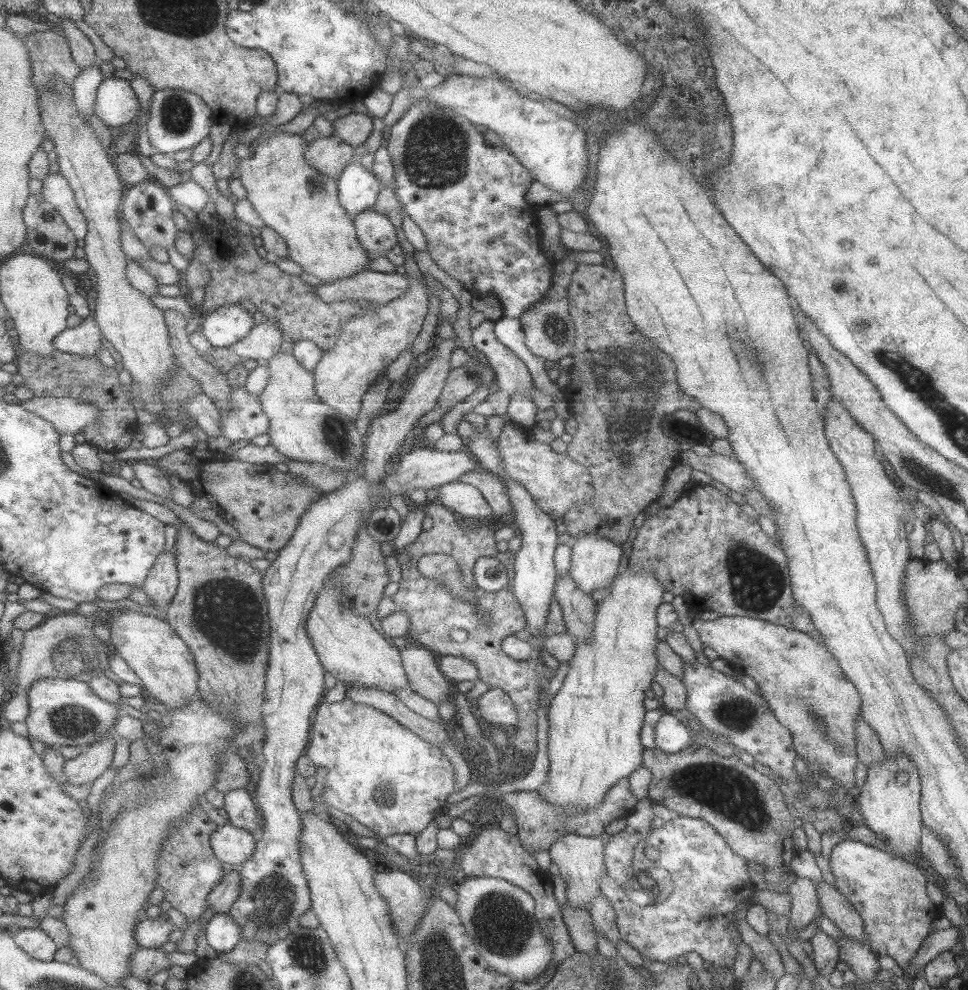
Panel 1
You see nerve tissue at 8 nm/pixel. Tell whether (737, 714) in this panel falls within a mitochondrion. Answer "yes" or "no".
yes

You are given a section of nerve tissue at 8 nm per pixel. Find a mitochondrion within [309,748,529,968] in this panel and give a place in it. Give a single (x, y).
(386, 790)

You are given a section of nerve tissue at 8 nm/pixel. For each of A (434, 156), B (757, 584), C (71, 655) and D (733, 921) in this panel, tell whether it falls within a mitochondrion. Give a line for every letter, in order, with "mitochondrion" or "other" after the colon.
A: mitochondrion
B: mitochondrion
C: mitochondrion
D: other

